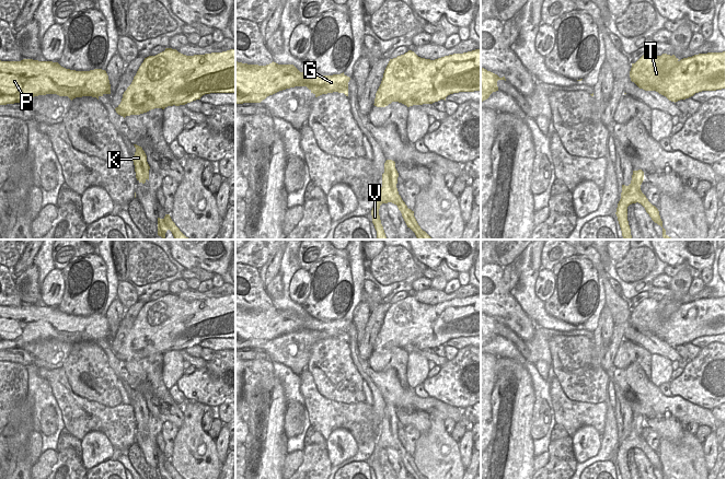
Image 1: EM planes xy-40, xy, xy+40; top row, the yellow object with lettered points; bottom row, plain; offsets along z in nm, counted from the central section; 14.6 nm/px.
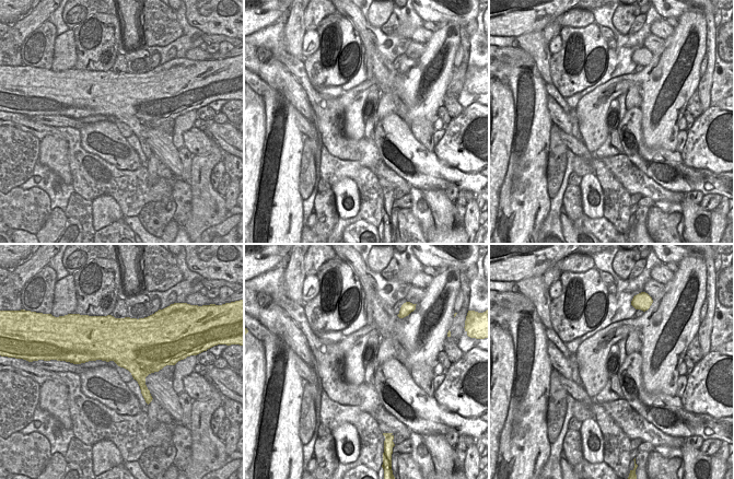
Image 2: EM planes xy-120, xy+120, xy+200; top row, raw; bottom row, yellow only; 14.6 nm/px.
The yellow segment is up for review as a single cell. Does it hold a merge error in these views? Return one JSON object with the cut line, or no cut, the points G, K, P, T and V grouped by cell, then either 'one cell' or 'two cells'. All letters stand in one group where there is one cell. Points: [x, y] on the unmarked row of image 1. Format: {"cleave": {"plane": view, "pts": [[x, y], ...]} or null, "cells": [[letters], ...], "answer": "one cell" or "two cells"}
{"cleave": {"plane": "xy", "pts": [[382, 427], [389, 428], [391, 433], [396, 435]]}, "cells": [["G", "K", "P", "T"], ["V"]], "answer": "two cells"}

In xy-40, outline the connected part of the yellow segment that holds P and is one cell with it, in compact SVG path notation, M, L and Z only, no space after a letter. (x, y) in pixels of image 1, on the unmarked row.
M23 304L0 305L0 350L23 348L46 339L76 342L92 341L99 344L111 339L105 315L76 316L58 307Z

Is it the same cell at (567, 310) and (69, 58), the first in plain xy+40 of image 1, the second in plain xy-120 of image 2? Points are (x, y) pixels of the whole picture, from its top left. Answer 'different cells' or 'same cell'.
different cells

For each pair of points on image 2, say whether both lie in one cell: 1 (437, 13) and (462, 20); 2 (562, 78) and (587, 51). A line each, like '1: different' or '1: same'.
1: same
2: same

